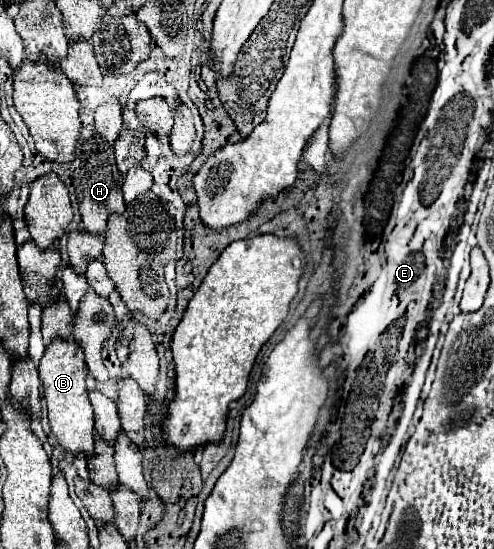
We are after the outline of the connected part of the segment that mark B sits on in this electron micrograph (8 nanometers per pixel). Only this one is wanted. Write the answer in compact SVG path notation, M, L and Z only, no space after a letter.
M53 340L45 348L45 356L39 364L39 378L43 384L43 396L49 408L51 432L55 434L59 446L69 454L83 454L93 458L95 452L95 430L93 430L93 408L89 402L89 392L85 386L87 366L83 360L83 350L73 340Z

